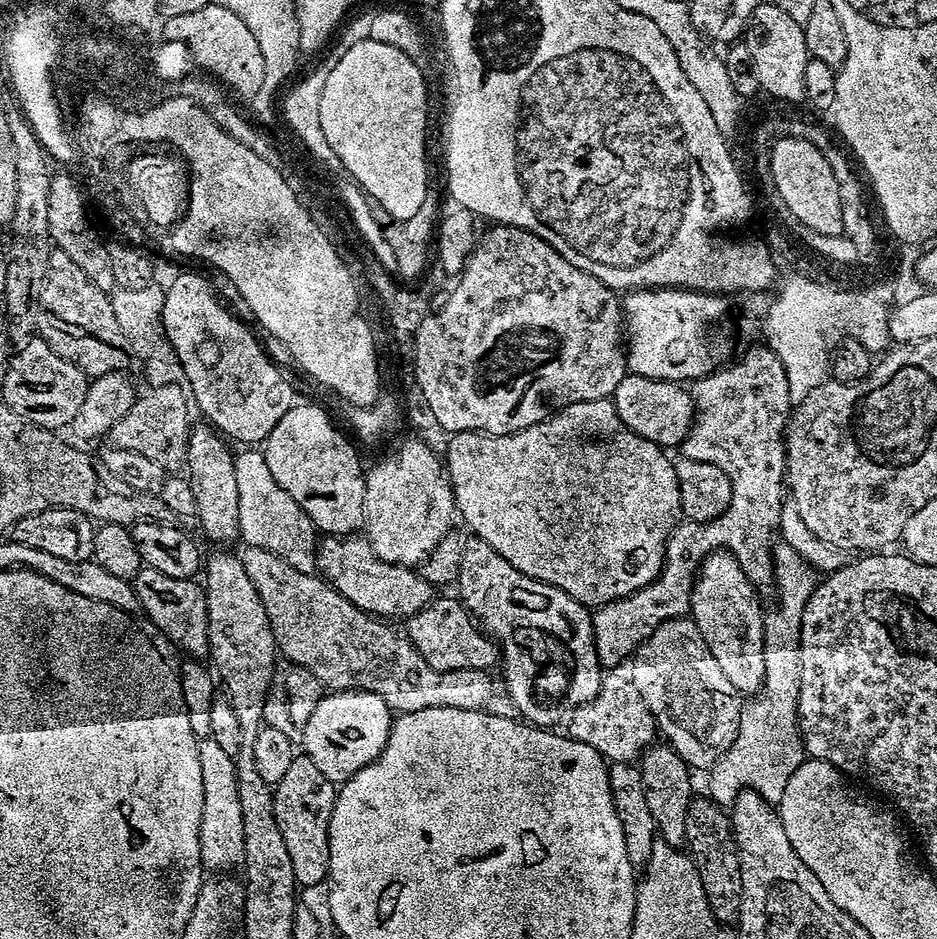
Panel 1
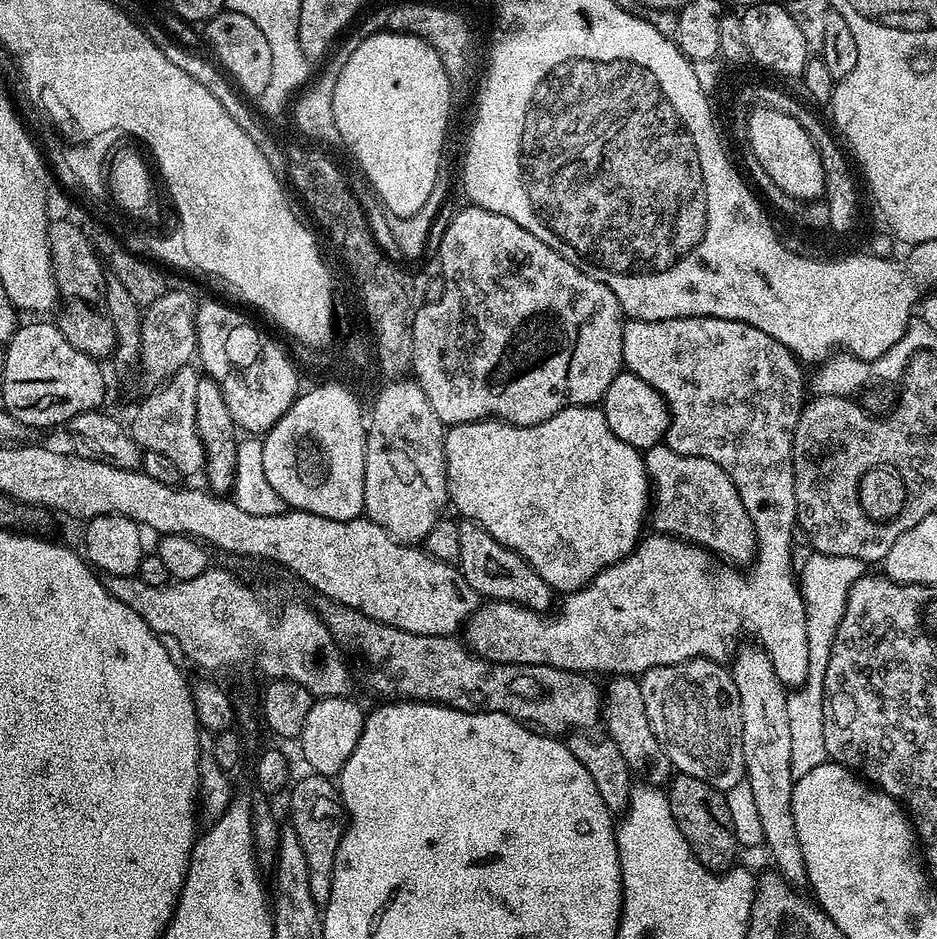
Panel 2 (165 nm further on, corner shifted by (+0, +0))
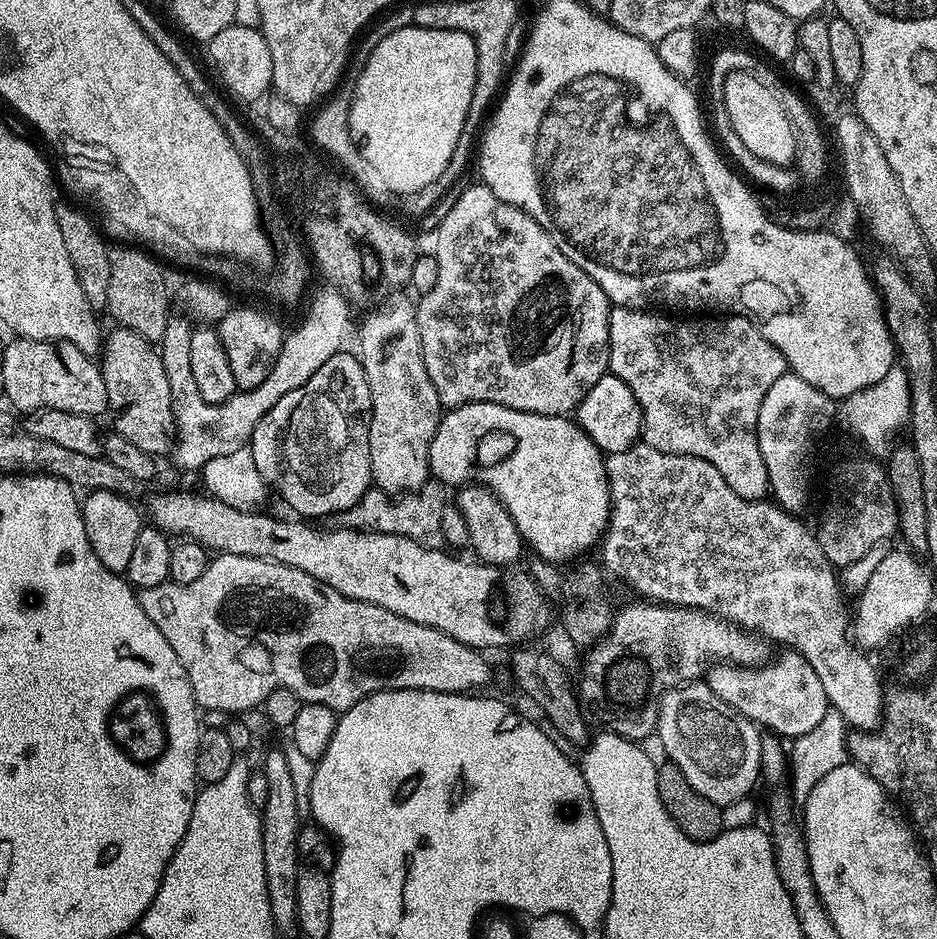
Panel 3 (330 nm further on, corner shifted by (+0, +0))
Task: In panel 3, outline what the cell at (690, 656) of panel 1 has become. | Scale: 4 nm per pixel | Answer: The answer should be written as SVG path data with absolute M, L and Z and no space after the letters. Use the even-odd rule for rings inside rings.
M684 682L669 688L658 701L656 731L671 763L686 774L686 782L721 806L747 797L760 774L761 729L731 708L707 682Z

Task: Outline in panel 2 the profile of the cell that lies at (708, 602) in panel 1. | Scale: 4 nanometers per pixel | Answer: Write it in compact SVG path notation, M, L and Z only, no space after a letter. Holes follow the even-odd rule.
M759 646L751 647L741 647L730 664L732 681L740 699L744 775L754 794L755 805L758 806L759 821L762 822L764 835L762 844L764 848L768 847L768 852L776 863L773 864L775 871L779 872L781 878L788 884L804 886L808 884L808 871L794 826L792 809L794 777L791 772L790 718L786 688L776 677L776 671L767 652Z

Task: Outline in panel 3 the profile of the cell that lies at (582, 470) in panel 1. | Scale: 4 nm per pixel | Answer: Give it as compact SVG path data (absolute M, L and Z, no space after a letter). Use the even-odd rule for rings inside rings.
M478 402L477 404L464 404L461 408L445 411L441 415L438 430L430 442L428 470L444 486L449 486L448 484L452 484L451 486L481 484L489 488L500 499L502 506L506 506L506 510L510 512L510 518L514 518L514 526L518 526L518 534L524 539L525 545L531 551L533 548L534 551L532 552L537 557L548 560L552 564L564 566L577 558L583 557L585 555L583 552L590 551L592 547L593 551L601 543L603 534L608 529L608 516L612 512L612 503L610 502L608 479L604 470L604 457L605 453L600 451L600 447L580 429L575 419L569 418L567 415L543 416L533 412L519 412L513 408L498 406L497 404Z

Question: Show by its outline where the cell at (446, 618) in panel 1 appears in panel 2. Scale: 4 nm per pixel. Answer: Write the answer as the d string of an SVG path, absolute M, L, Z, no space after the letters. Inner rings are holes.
M686 316L683 320L634 320L625 319L624 333L622 334L622 354L624 355L624 368L632 372L642 382L654 386L660 397L668 403L668 415L670 423L666 443L678 454L683 456L701 456L726 470L732 479L738 482L740 497L750 514L752 524L756 528L756 552L754 565L756 569L752 577L747 580L739 576L737 569L732 566L720 566L715 568L711 564L709 553L699 544L690 544L686 540L675 536L663 534L645 535L640 543L633 548L628 556L624 556L616 564L611 564L606 570L602 570L584 588L577 592L569 592L563 597L564 605L560 612L549 611L547 614L535 612L533 608L524 608L520 604L511 604L508 600L488 600L481 603L476 611L468 618L468 623L462 629L462 640L475 655L484 660L491 660L494 664L537 664L538 666L550 666L562 668L565 672L582 672L585 674L597 674L596 672L608 672L612 676L639 677L648 668L654 666L666 666L667 664L681 664L687 660L715 660L724 662L737 651L736 635L743 626L746 631L756 635L755 643L763 648L780 683L785 686L799 686L808 678L808 639L806 638L806 610L804 609L804 596L800 592L800 585L794 579L794 564L792 568L792 528L797 527L796 499L794 498L794 466L792 465L792 432L796 428L796 418L804 409L806 395L804 396L804 384L806 388L806 376L800 369L801 361L782 342L770 338L770 334L762 334L754 326L750 326L741 320L727 320L726 318L714 318L713 316Z

